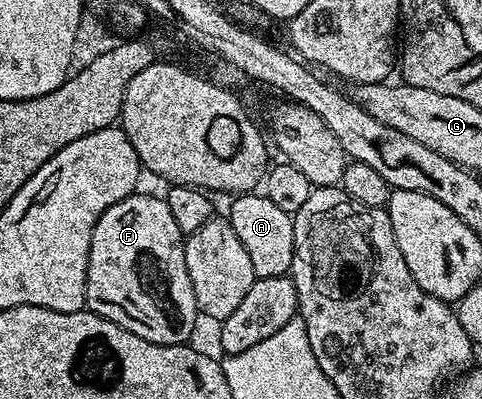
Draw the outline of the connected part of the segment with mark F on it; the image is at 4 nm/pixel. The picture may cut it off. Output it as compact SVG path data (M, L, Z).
M133 194L122 198L122 202L114 202L114 206L98 218L90 238L84 303L87 311L130 330L130 334L138 334L138 338L146 338L146 342L186 344L193 339L192 331L198 321L194 286L190 286L190 273L186 271L186 236L174 223L167 199L140 195Z

